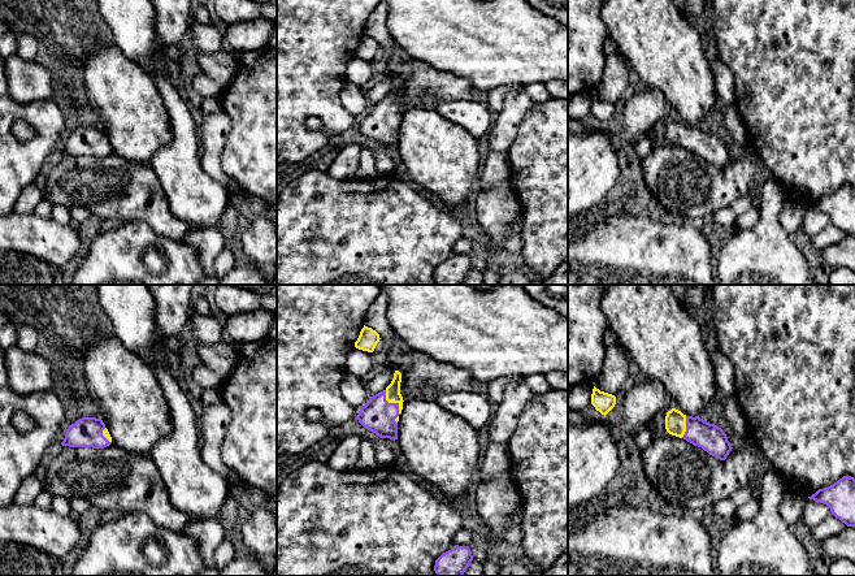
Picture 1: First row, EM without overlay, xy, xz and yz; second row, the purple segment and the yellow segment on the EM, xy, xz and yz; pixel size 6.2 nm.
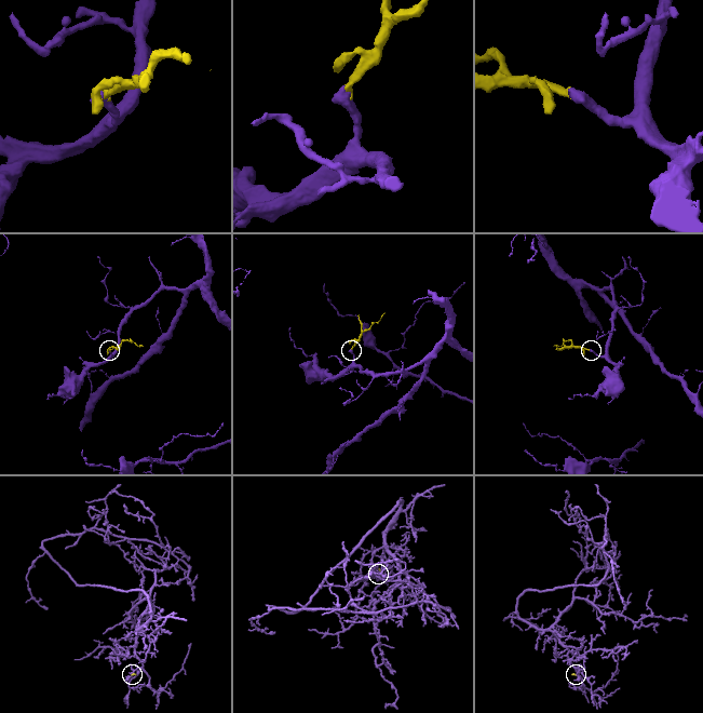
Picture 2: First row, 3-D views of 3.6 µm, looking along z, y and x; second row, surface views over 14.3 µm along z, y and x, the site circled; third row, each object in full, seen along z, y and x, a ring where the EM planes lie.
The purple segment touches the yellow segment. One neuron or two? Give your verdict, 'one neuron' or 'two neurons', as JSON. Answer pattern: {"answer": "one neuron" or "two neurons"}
{"answer": "one neuron"}

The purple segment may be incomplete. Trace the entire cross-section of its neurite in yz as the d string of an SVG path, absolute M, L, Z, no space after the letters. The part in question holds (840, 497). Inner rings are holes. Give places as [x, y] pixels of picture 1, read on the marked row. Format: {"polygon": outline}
{"polygon": "M843 476L833 485L819 489L808 497L816 502L824 503L830 508L832 515L845 523L847 527L855 527L855 478Z"}

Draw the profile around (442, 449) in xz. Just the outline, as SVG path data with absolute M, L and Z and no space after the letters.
M408 399L403 402L396 441L412 471L435 485L440 497L455 502L476 482L482 458L477 430L460 417L444 411L434 400Z

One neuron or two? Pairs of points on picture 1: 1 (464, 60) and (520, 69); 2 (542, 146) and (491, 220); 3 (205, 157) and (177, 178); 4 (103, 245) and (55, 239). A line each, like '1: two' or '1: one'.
1: one
2: two
3: two
4: two

